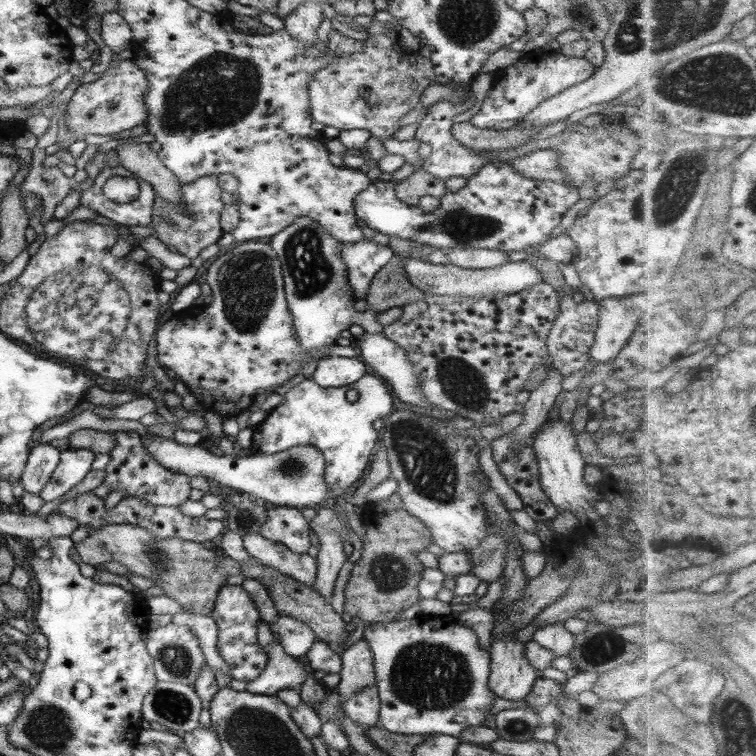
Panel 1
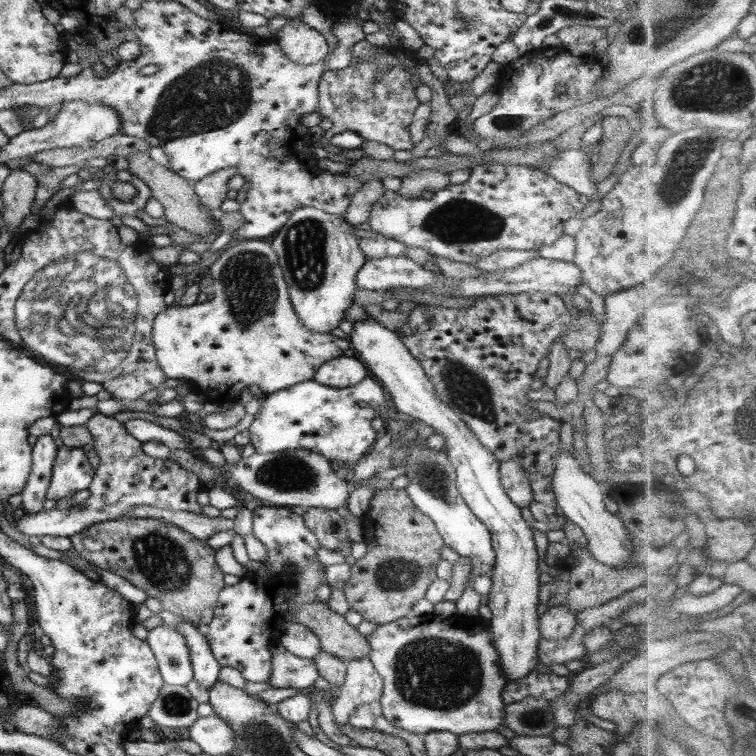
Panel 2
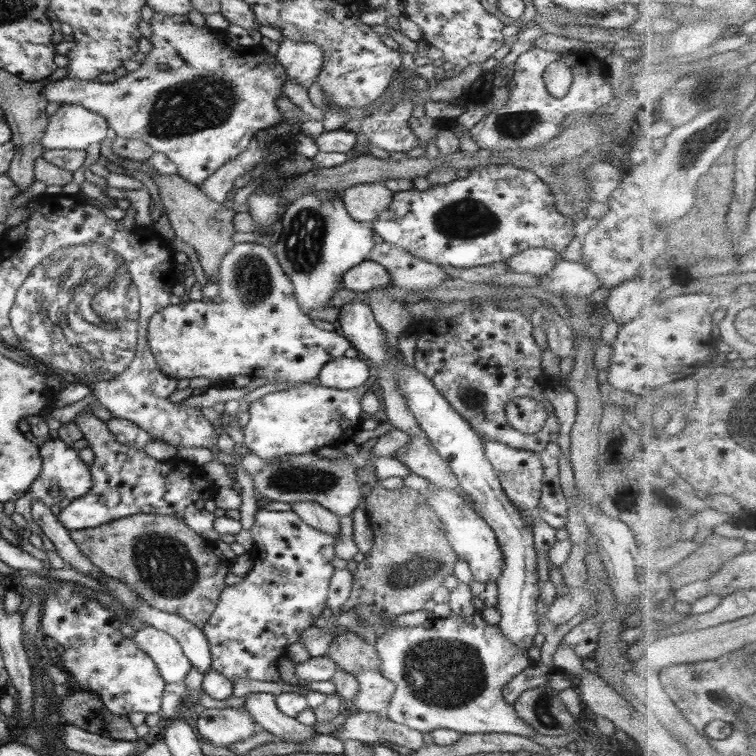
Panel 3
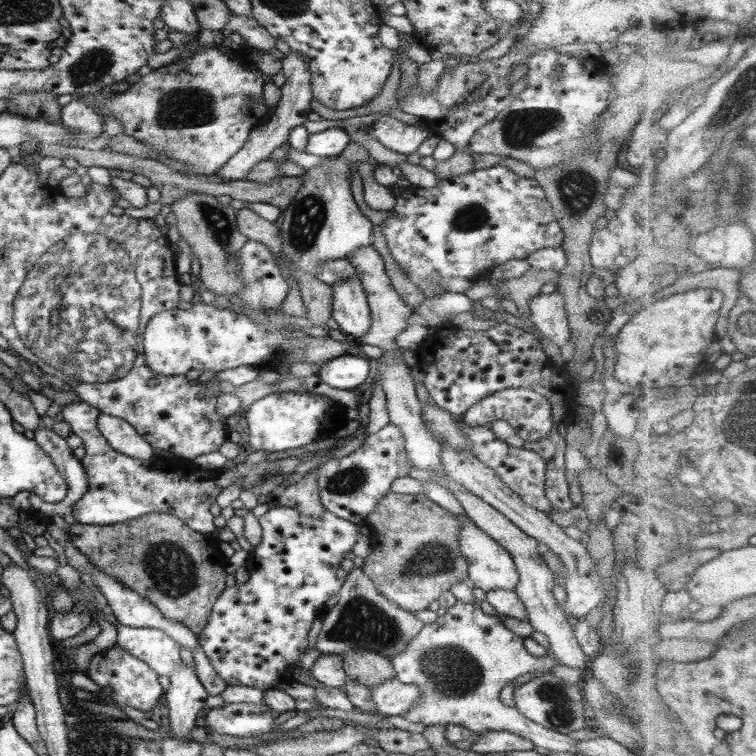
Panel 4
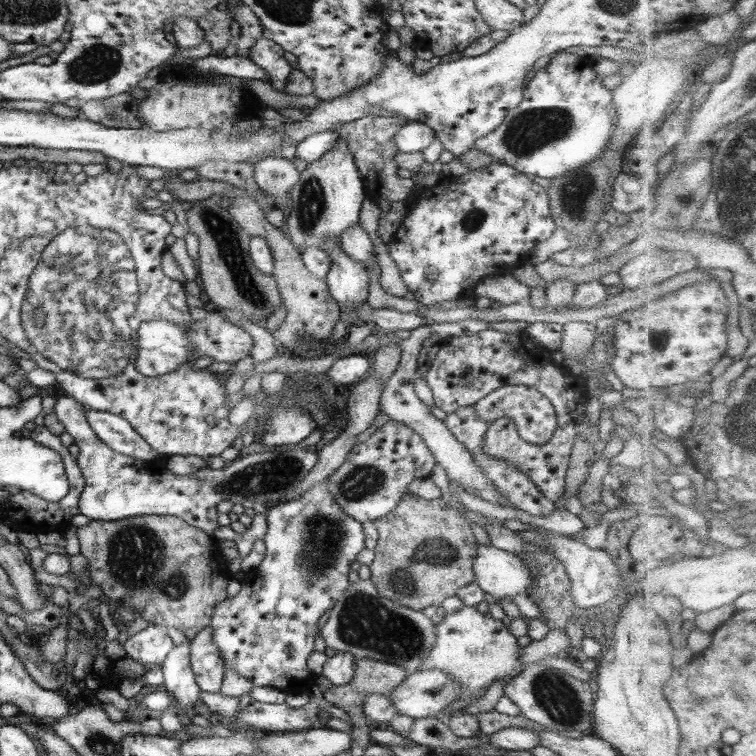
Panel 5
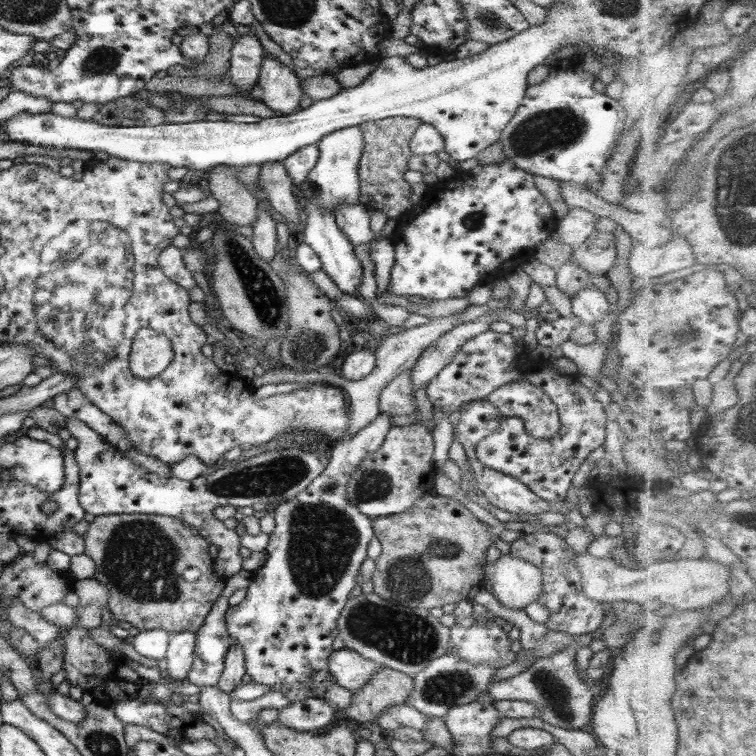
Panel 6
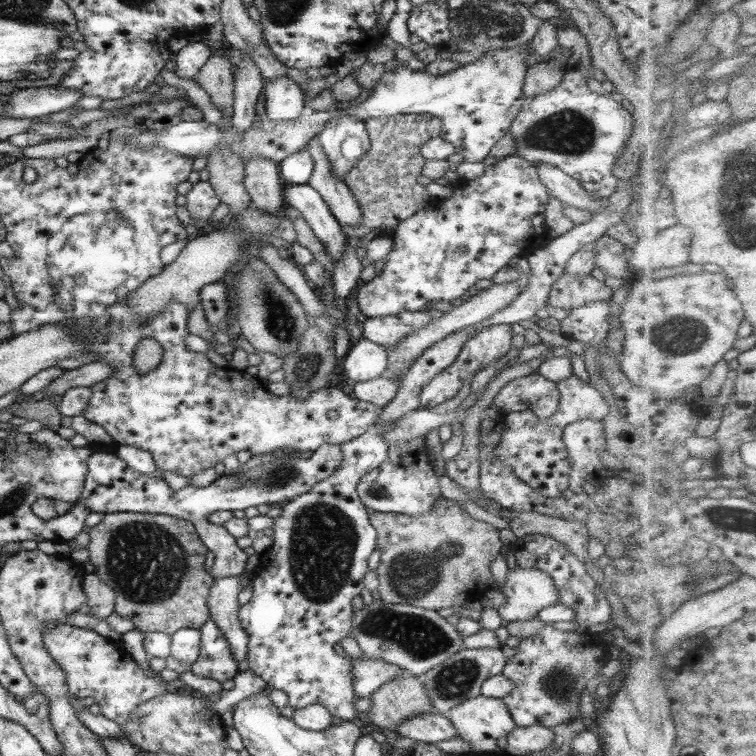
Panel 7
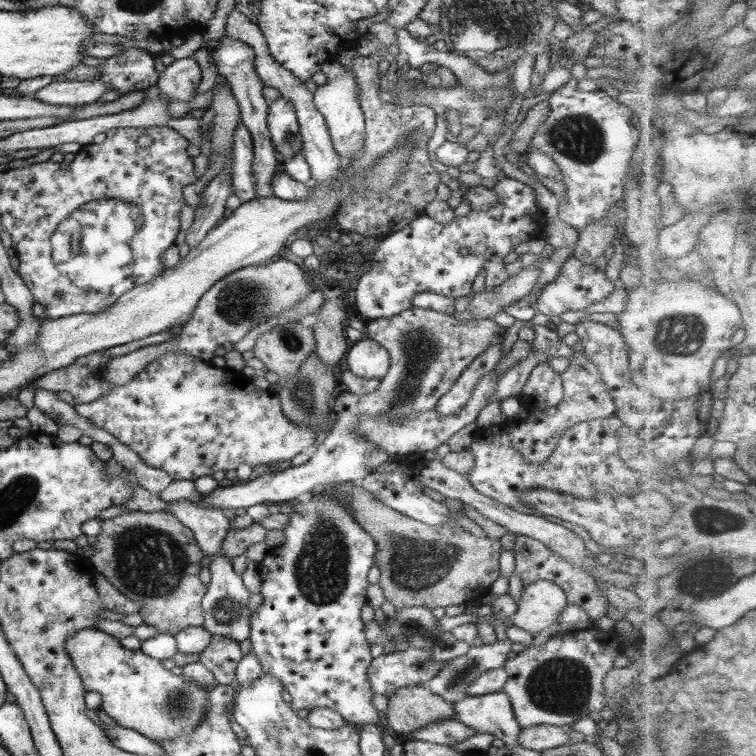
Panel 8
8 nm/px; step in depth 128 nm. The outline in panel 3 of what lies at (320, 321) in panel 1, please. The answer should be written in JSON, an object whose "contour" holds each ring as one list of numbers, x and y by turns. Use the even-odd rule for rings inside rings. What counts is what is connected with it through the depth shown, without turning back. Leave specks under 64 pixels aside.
{"contour":[[316,193,298,197,284,211,282,232,273,253,284,274,293,283,294,298,304,313,328,307,328,300,340,290,340,277,354,266,369,260,374,242,370,224,358,222,345,207,343,199,325,199]]}

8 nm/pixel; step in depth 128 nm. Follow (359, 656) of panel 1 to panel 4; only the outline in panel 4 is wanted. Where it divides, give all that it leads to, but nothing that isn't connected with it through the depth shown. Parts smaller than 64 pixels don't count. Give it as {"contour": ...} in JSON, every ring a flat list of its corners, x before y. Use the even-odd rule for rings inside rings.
{"contour":[[396,678,371,686,370,690,374,706,380,715,400,716,415,706,420,696,416,685,404,684]]}

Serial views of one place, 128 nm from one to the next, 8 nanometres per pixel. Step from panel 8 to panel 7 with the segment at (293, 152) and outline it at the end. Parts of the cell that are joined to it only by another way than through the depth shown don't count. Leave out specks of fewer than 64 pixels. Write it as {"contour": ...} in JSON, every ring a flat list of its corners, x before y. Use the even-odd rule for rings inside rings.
{"contour":[[289,75,269,78,264,81,263,87,266,88,265,118,273,121,296,120,307,111,303,91]]}

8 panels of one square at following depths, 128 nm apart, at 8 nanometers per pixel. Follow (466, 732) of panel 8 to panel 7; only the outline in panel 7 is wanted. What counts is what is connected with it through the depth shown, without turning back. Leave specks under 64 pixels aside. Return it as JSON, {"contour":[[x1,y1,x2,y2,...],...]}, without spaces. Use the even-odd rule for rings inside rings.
{"contour":[[425,712,417,714,397,726,395,735,418,740,422,743,437,743,458,737,456,727,446,714]]}

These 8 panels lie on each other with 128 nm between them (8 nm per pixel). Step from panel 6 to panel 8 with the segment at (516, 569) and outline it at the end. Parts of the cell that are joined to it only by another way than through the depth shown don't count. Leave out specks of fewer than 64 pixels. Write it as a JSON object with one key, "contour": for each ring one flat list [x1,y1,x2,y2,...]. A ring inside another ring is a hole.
{"contour":[[537,580,524,584,522,597,518,600,518,611,509,619,514,626,530,632,535,637,538,632,559,623,559,614,569,605,567,596,554,582]]}

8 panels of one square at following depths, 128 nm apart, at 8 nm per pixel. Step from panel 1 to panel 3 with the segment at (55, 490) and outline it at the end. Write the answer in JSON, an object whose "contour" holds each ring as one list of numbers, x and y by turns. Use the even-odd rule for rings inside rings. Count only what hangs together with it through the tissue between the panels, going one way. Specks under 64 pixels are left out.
{"contour":[[48,439,39,446,39,453,43,460,42,474,28,488,30,496,36,500,41,500,46,506,59,504,64,498,74,500,88,494,92,486,91,472,89,465,84,463,79,452,74,450,72,444,65,443,60,439],[56,487,59,490,58,496,53,496,49,490]]}

